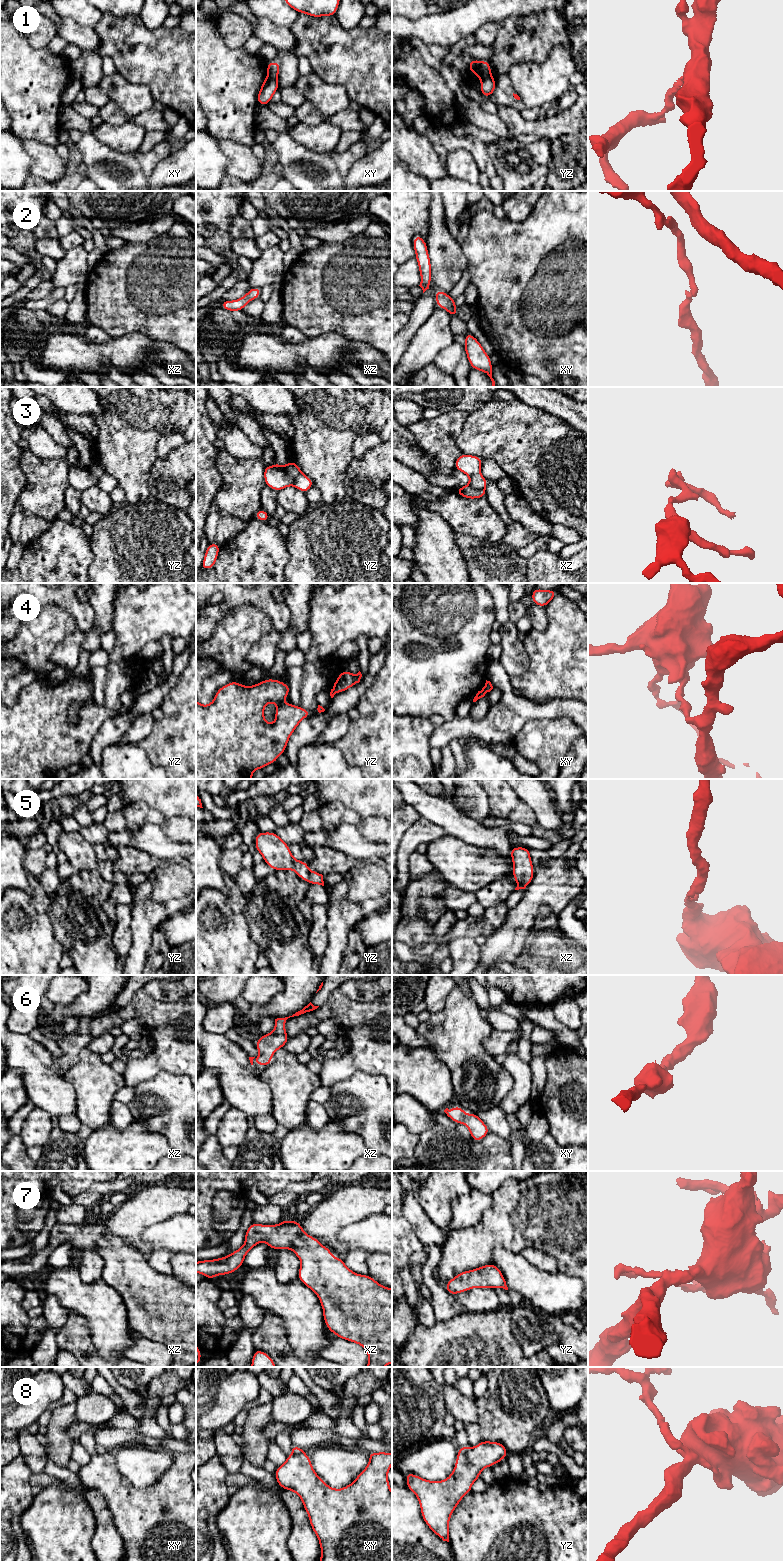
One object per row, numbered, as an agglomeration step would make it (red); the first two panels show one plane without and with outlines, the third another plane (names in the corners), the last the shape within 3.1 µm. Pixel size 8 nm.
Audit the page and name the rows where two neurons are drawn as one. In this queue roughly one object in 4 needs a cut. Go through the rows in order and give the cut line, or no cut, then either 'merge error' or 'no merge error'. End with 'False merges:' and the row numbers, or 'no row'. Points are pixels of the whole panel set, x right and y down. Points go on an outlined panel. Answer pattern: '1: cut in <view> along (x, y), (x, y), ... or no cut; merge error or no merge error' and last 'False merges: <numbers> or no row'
1: cut in yz along (490, 74), (481, 79); merge error
2: no cut; no merge error
3: cut in xz along (468, 485), (476, 489), (484, 489); merge error
4: cut in xy along (482, 688), (486, 693); merge error
5: no cut; no merge error
6: no cut; no merge error
7: no cut; no merge error
8: cut in yz along (468, 1447), (464, 1452), (458, 1453); merge error
False merges: 1, 3, 4, 8

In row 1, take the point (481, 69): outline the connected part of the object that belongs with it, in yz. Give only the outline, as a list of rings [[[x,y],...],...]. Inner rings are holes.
[[[472,58],[468,64],[468,70],[474,73],[479,79],[484,79],[491,75],[491,66],[488,60],[482,62],[481,60],[476,61]]]

